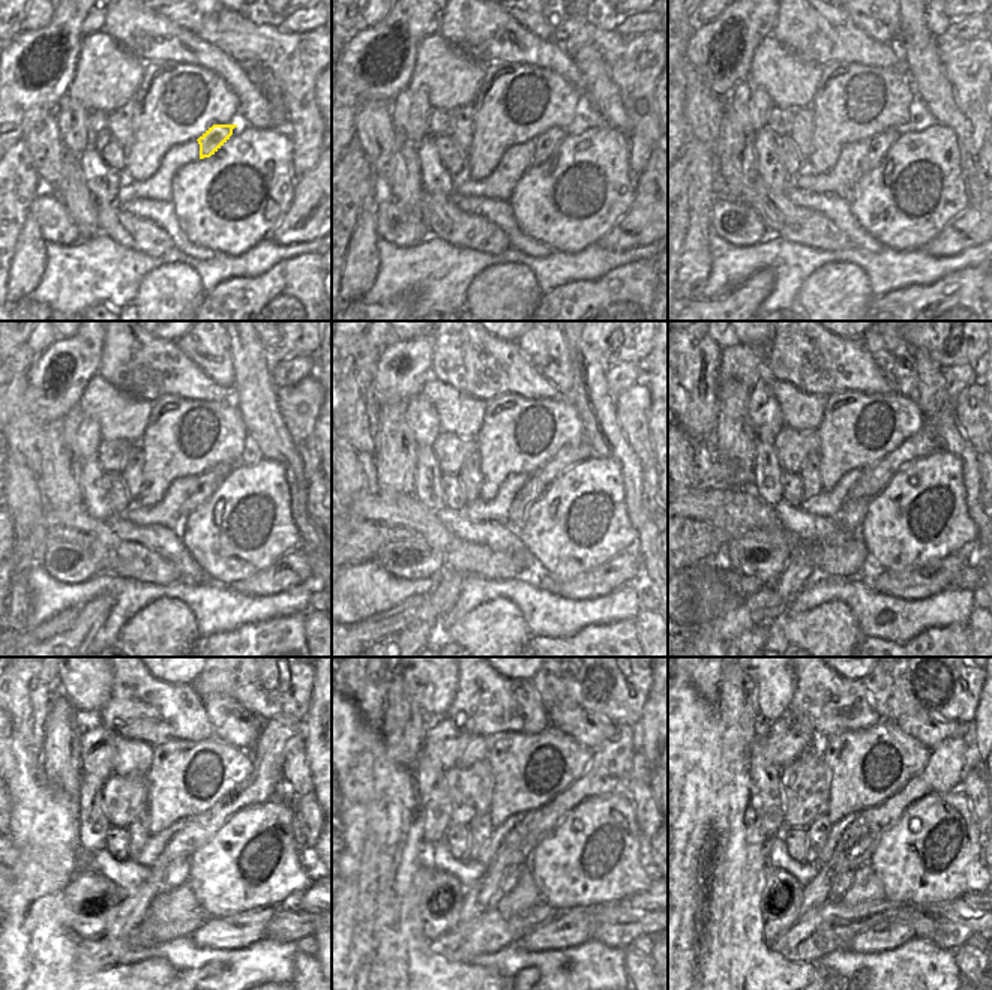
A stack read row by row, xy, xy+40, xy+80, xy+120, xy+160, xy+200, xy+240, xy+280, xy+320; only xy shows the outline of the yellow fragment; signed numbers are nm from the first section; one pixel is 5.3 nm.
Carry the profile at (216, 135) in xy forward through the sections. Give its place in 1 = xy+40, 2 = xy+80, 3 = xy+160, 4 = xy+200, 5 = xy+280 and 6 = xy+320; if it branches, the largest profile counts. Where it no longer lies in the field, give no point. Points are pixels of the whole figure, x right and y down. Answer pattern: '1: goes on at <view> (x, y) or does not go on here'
1: goes on at xy+40 (544, 146)
2: goes on at xy+80 (878, 146)
3: goes on at xy+160 (533, 488)
4: goes on at xy+200 (850, 516)
5: goes on at xy+280 (508, 884)
6: goes on at xy+320 (841, 884)

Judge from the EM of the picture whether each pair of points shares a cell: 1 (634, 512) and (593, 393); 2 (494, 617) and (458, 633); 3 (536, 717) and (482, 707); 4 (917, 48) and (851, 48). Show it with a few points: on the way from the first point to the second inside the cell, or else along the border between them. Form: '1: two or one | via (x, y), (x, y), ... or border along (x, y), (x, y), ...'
1: one | via (632, 482), (628, 461), (611, 441), (602, 423)
2: one | via (485, 626), (477, 633), (467, 633)
3: one | via (523, 704), (518, 701), (514, 705), (496, 705)
4: two | border along (895, 44), (902, 69)

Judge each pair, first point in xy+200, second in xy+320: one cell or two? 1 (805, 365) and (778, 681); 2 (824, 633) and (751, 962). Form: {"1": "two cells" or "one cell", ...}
{"1": "two cells", "2": "one cell"}

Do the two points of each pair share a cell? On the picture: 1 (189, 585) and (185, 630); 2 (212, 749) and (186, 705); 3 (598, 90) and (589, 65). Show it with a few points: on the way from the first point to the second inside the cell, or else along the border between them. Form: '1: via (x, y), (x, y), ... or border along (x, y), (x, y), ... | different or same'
1: border along (153, 600), (179, 599), (189, 609), (200, 636) | different
2: border along (213, 732), (197, 741), (170, 740) | different
3: via (598, 84), (593, 71) | same

